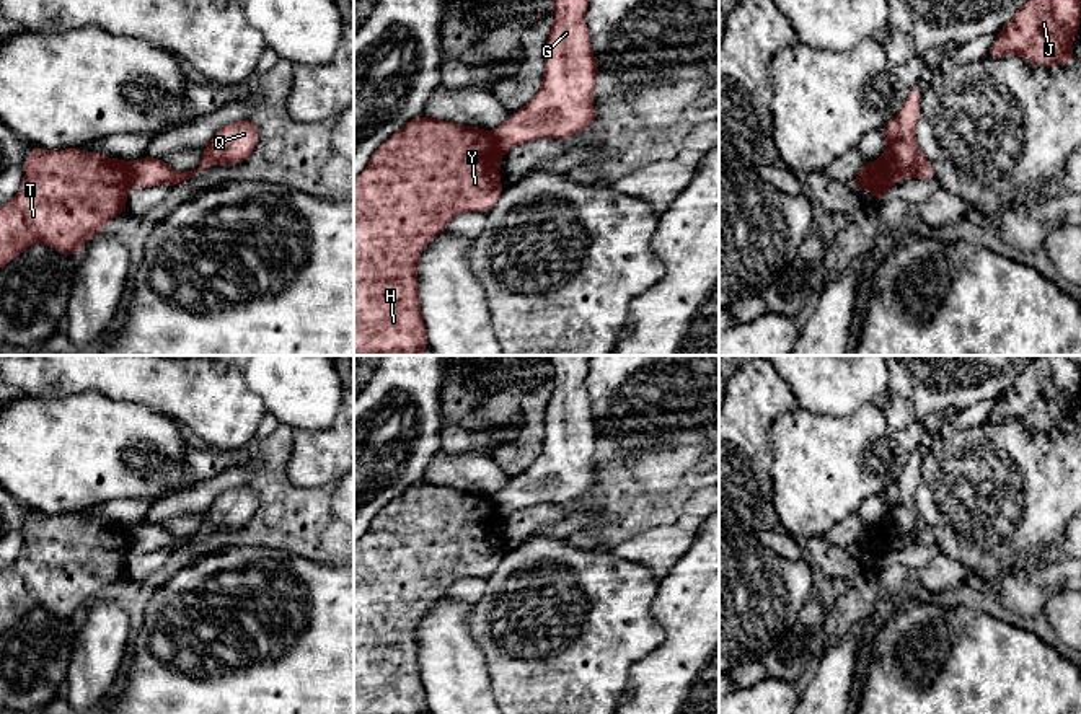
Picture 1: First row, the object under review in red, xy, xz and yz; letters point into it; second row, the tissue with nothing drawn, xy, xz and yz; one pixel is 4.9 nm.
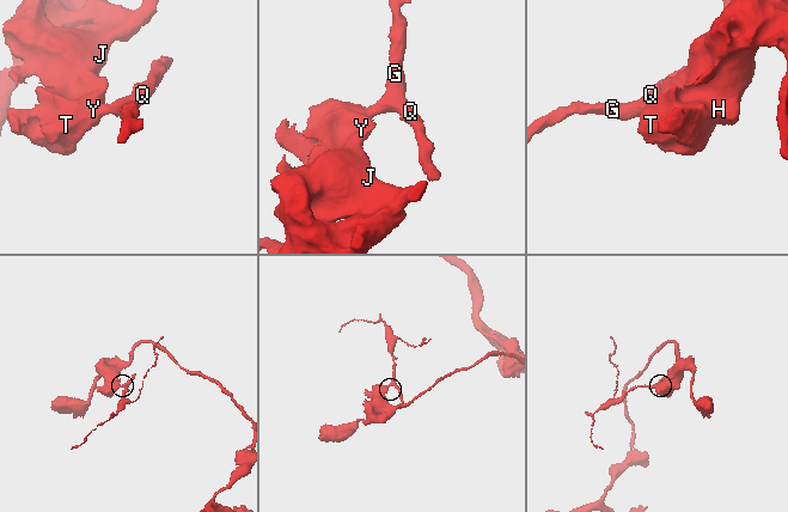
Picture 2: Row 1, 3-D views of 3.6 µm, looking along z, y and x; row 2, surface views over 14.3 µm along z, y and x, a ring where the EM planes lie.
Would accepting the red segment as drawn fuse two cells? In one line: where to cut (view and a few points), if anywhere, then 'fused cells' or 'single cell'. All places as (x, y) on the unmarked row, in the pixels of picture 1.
cut yz (869, 528), (868, 540), (856, 555); fused cells

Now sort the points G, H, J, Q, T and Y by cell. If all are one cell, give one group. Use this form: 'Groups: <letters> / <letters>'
Groups: G Q / H J T Y

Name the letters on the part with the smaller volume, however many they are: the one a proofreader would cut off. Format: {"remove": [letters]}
{"remove": ["G", "Q"]}

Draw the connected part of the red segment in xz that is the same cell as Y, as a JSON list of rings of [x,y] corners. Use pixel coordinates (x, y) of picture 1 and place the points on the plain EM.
[[[429,481],[411,484],[373,517],[367,533],[354,544],[354,714],[427,712],[417,657],[421,618],[455,580],[488,579],[494,572],[504,556],[501,528],[502,518],[492,497]]]

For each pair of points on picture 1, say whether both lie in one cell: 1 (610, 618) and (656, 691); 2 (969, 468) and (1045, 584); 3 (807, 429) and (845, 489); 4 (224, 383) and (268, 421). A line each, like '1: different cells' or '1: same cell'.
1: different cells
2: same cell
3: same cell
4: different cells

